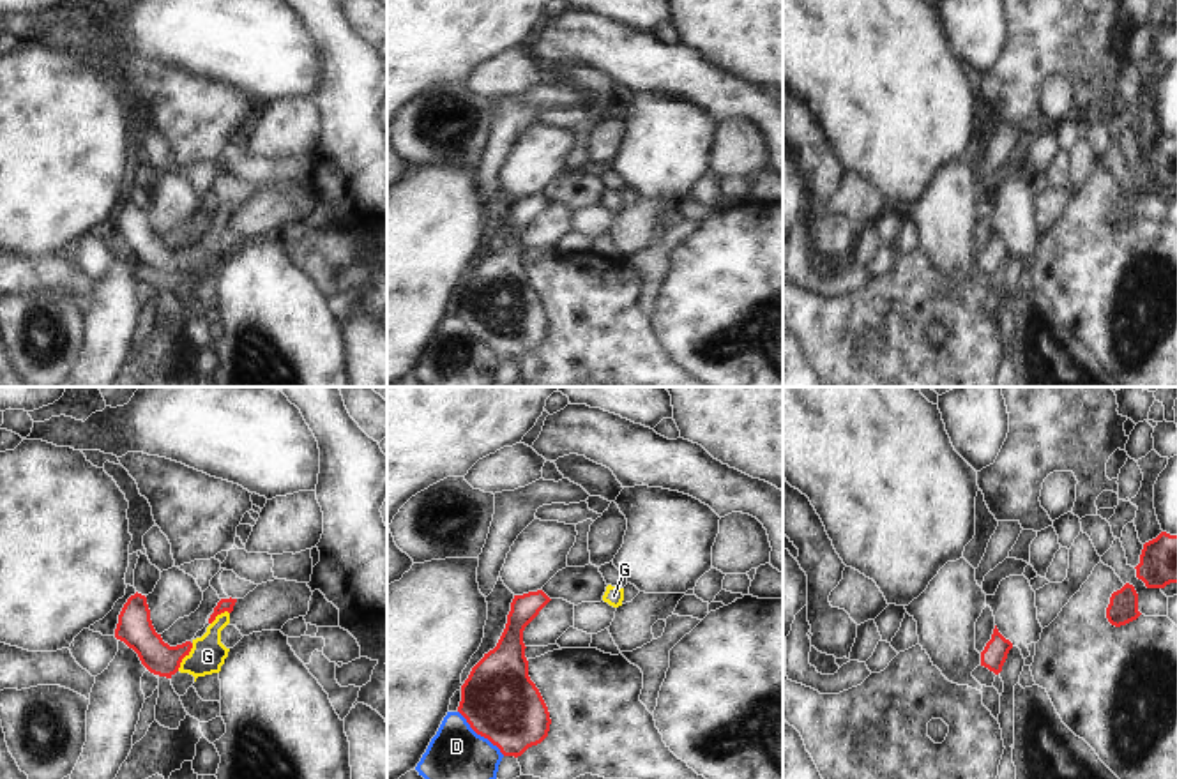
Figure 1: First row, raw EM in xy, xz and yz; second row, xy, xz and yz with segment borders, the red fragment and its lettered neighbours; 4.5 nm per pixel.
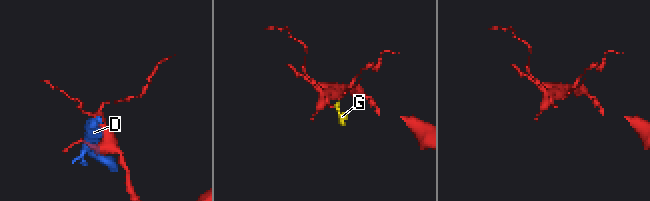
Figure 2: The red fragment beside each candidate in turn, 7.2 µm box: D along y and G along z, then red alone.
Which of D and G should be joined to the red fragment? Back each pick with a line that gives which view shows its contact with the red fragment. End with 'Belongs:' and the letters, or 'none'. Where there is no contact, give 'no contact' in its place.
G: meets red in xy
Belongs: G

